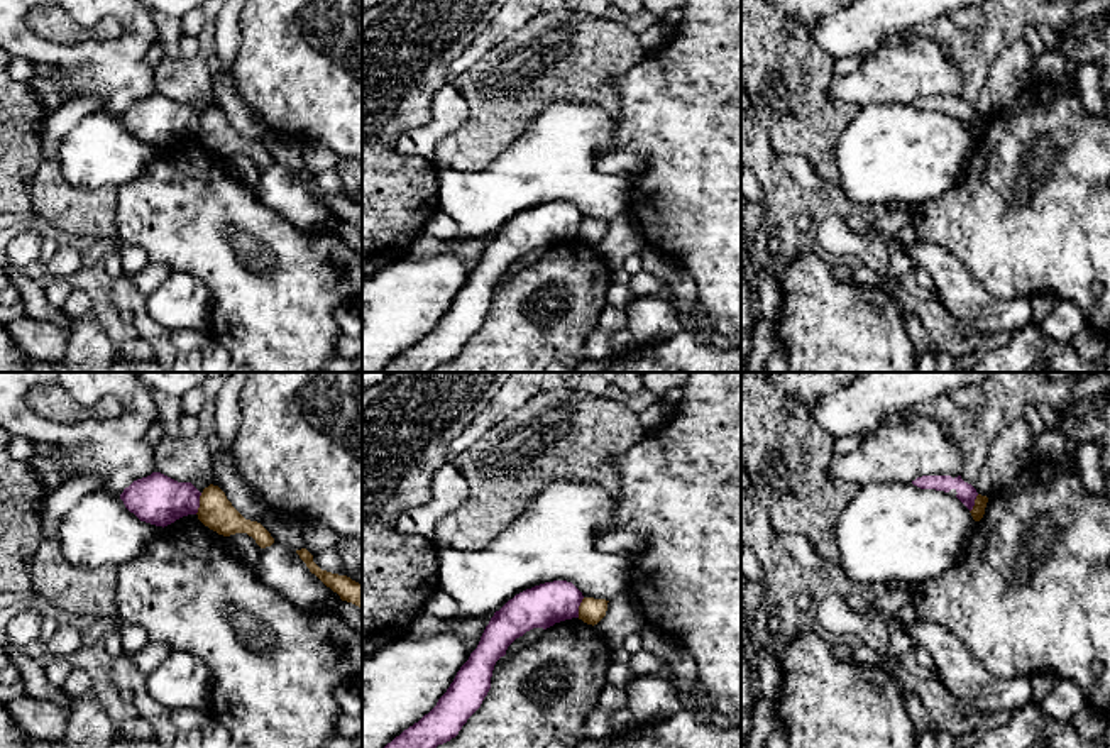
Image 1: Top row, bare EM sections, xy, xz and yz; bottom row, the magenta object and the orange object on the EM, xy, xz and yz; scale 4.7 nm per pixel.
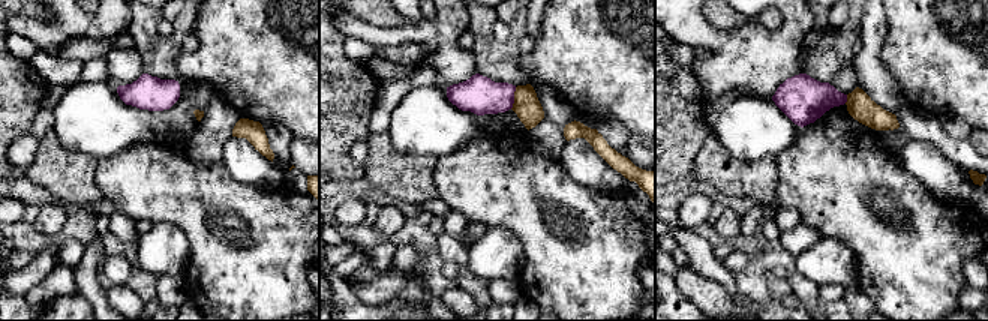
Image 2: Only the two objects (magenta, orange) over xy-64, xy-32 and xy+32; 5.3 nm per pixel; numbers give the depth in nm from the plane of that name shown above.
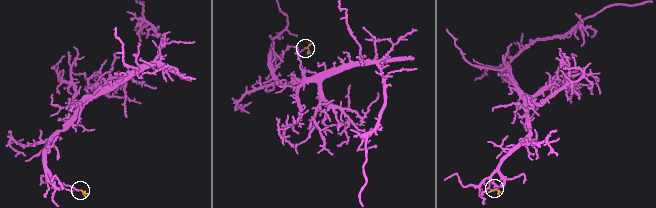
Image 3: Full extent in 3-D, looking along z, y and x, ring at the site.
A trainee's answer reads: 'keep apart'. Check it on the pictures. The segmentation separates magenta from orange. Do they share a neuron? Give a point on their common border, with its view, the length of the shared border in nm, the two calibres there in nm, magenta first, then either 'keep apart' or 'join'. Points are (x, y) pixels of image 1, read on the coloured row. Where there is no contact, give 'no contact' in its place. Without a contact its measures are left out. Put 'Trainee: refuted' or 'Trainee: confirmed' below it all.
meets magenta in xy at (198, 503); contact 110 nm long; 240 nm thick on the magenta side, 160 nm on the other; keep apart
Trainee: confirmed

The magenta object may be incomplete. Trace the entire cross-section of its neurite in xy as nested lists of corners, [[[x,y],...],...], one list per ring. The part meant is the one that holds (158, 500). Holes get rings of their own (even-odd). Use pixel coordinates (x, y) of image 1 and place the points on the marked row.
[[[152,472],[125,487],[120,499],[140,521],[164,528],[183,516],[196,514],[200,496],[191,482]]]

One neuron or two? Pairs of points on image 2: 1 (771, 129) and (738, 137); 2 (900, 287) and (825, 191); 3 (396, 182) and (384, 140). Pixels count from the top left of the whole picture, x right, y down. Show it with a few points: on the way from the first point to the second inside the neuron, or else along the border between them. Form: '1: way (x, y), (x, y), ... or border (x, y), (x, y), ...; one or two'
1: way (763, 129), (745, 129); one
2: way (897, 263), (849, 215); one
3: way (390, 171), (384, 165), (384, 150); one

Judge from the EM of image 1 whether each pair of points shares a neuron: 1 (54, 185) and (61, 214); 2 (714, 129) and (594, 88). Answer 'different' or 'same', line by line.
1: same
2: different

